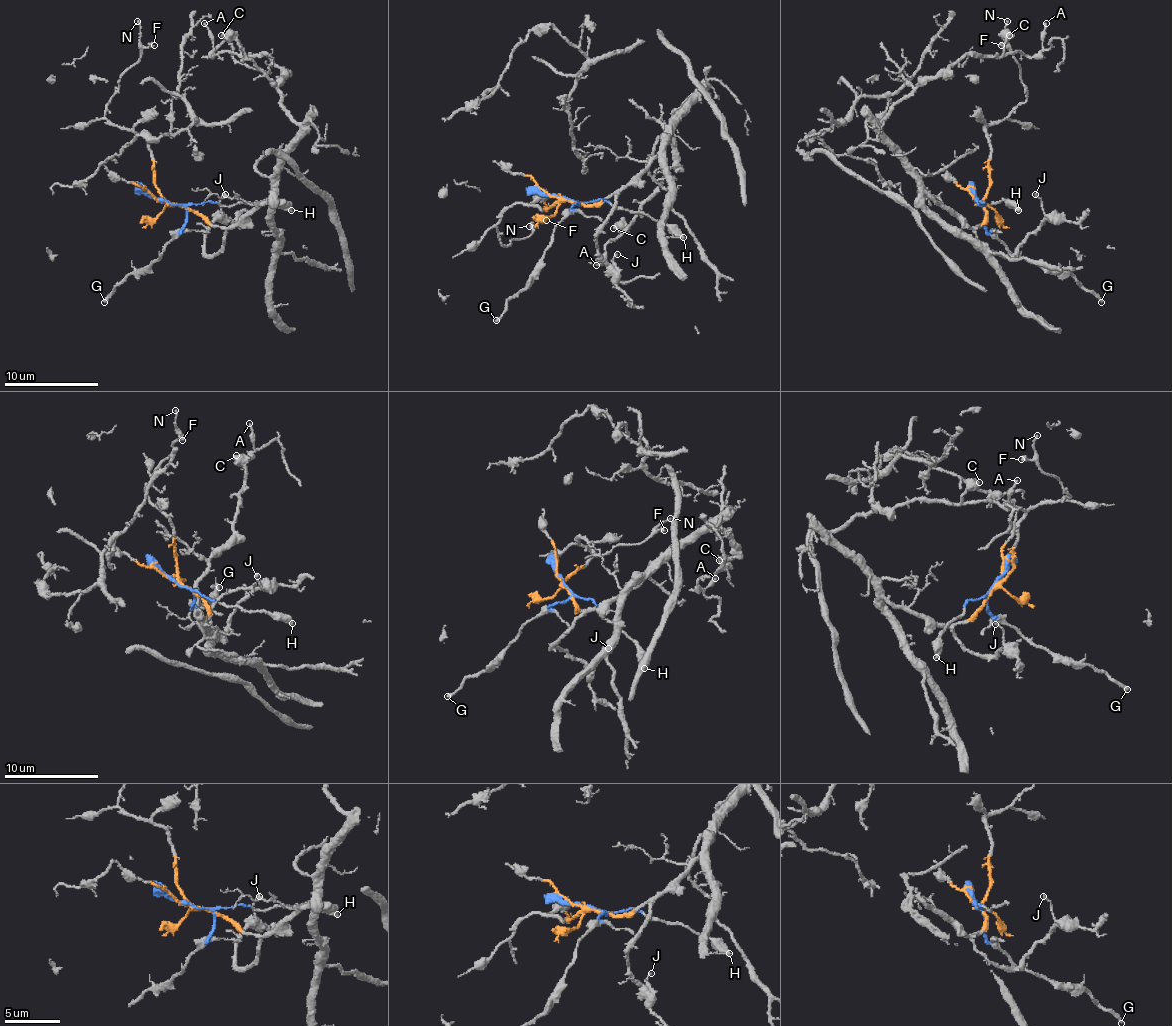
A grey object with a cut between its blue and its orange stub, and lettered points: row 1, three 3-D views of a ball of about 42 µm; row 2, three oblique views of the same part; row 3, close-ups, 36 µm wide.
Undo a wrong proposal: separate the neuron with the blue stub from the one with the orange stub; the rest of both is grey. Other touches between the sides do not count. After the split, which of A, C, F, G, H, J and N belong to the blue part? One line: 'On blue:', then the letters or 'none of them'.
On blue: G, H

